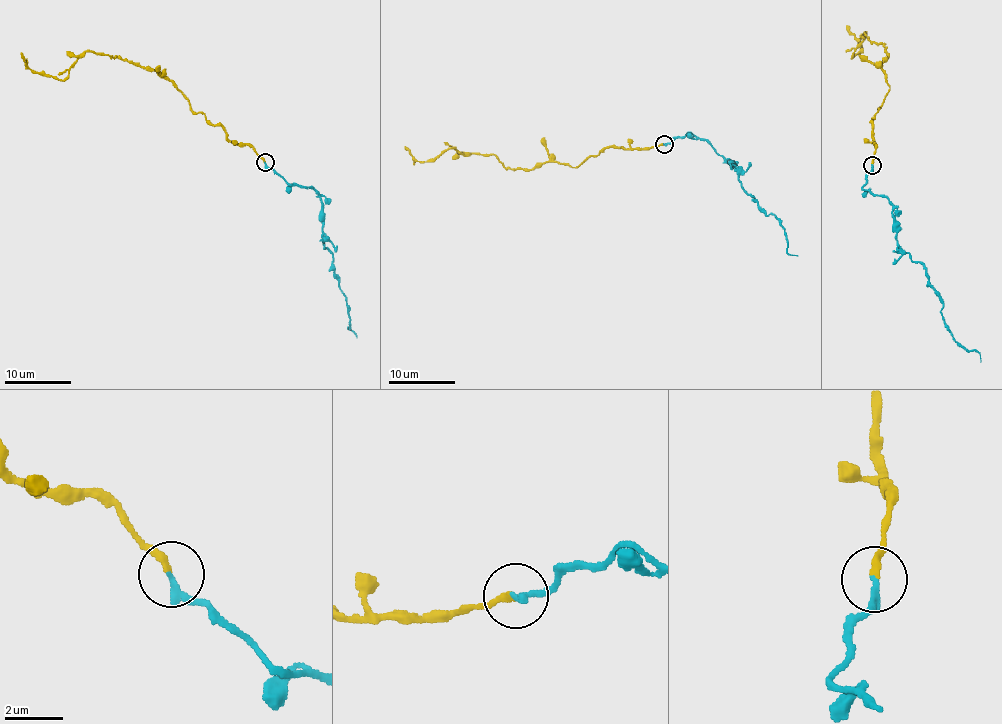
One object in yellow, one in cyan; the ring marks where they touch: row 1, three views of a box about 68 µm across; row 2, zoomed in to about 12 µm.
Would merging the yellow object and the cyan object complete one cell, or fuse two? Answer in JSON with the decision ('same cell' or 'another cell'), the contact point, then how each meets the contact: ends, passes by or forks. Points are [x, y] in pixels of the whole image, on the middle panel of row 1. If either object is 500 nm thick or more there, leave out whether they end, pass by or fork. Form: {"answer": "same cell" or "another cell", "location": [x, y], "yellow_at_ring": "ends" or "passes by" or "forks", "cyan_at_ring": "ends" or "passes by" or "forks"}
{"answer": "same cell", "location": [664, 144], "yellow_at_ring": "ends", "cyan_at_ring": "ends"}

